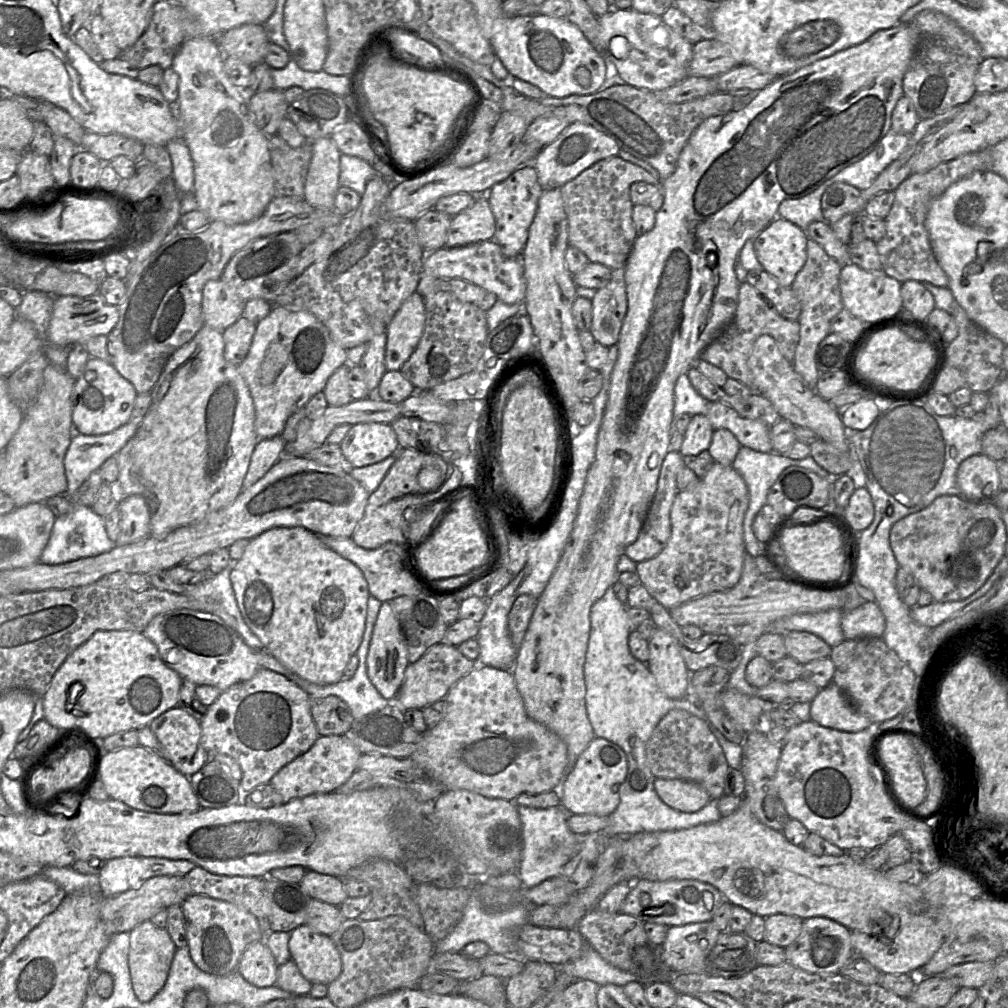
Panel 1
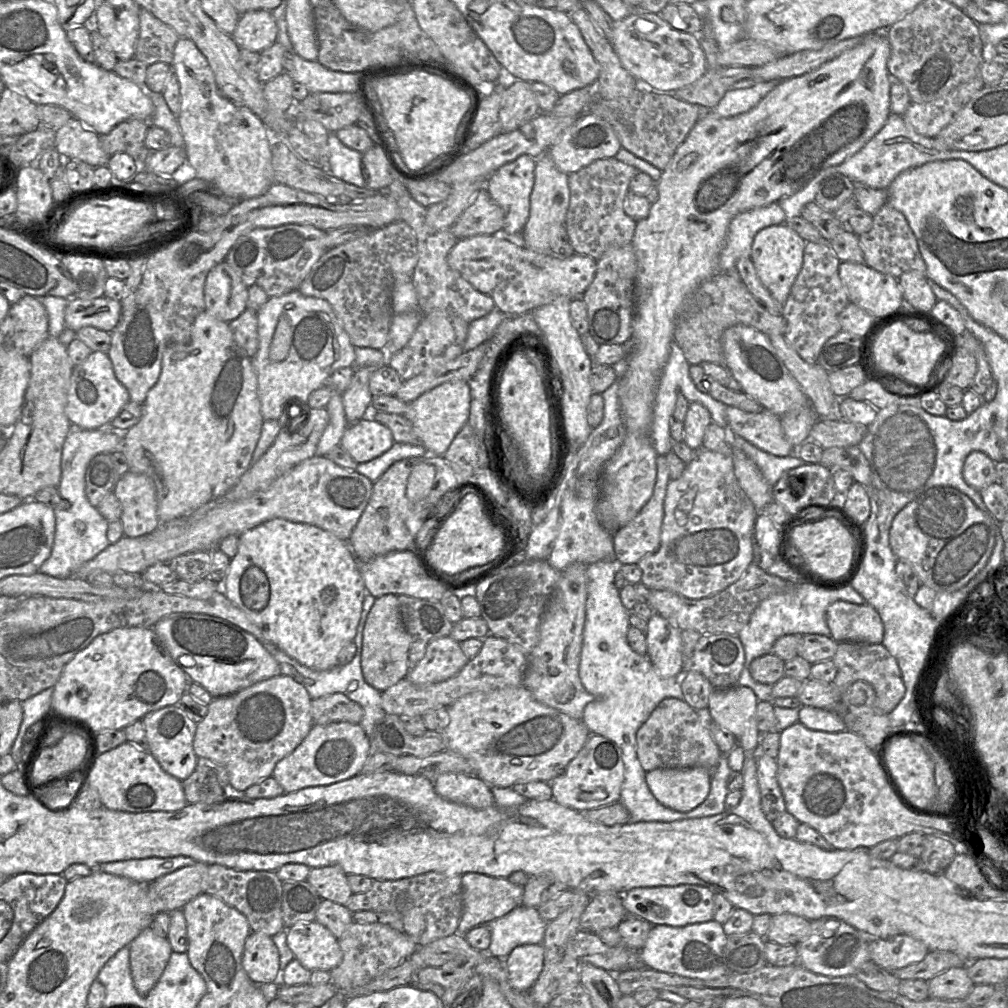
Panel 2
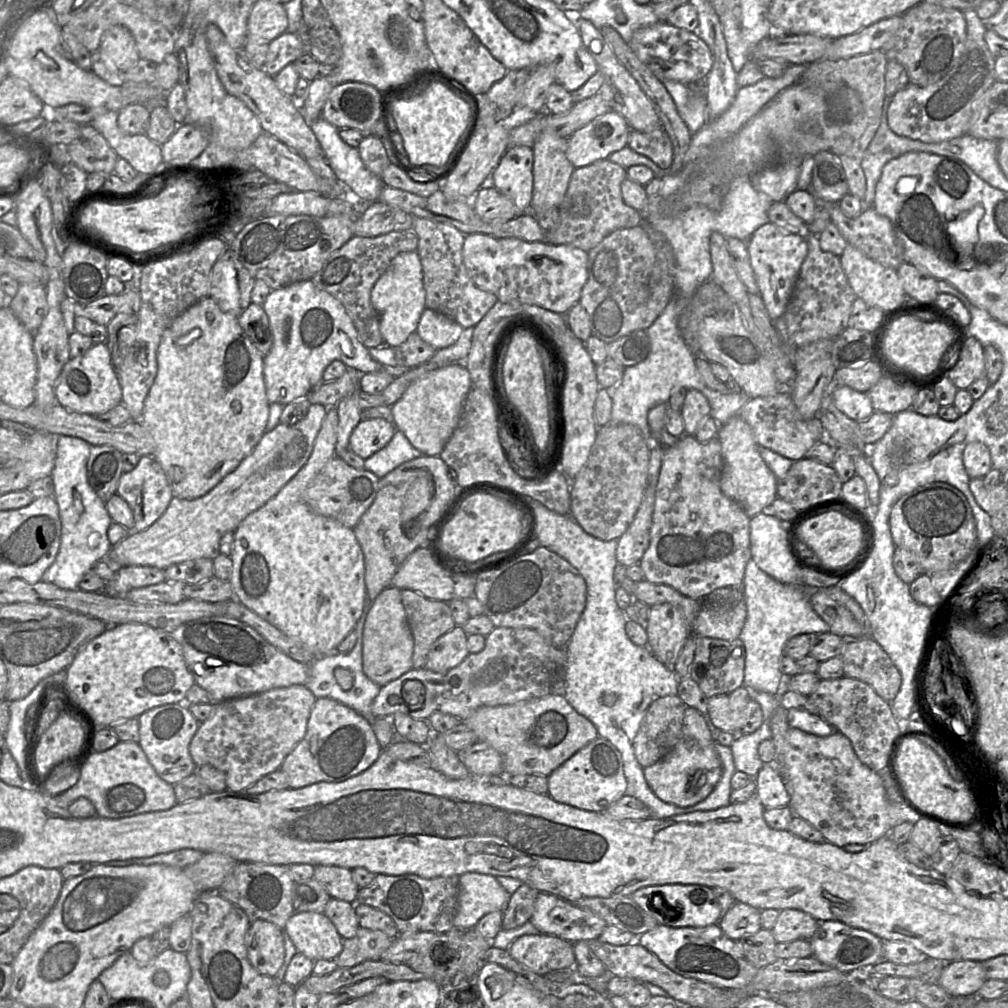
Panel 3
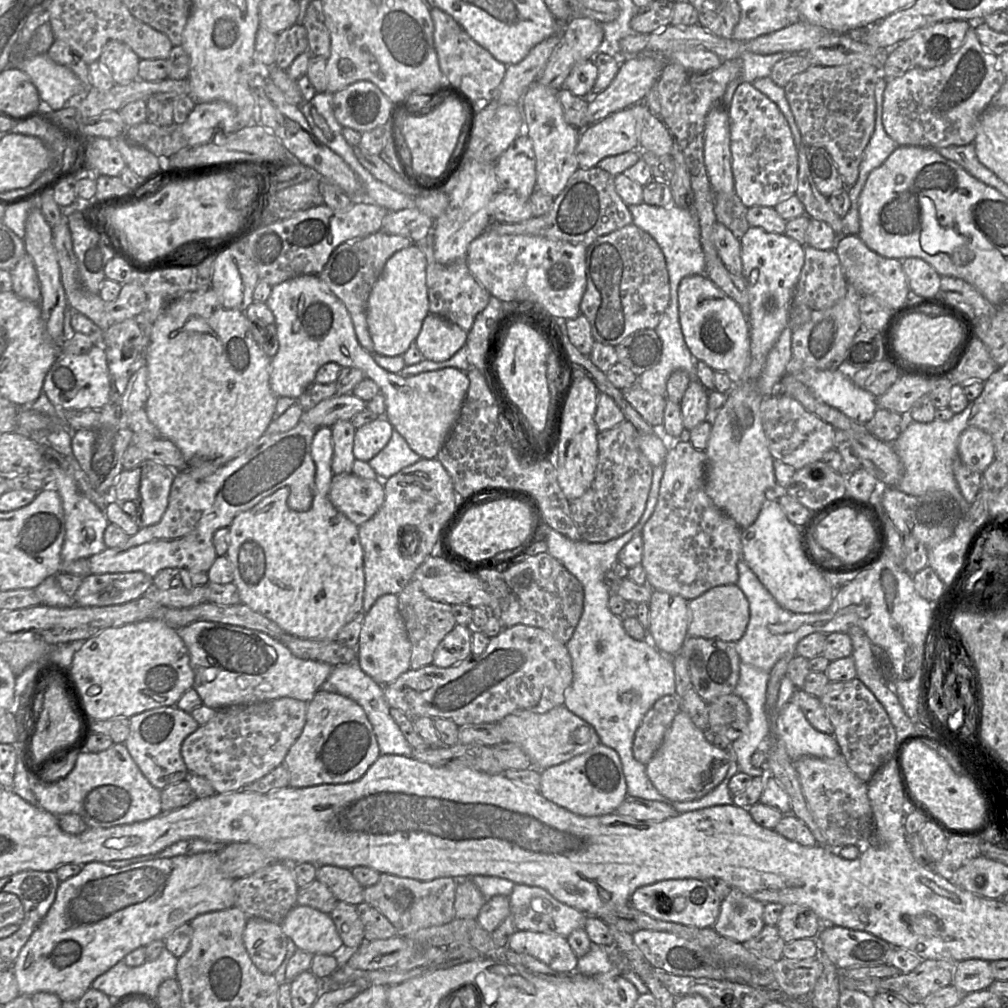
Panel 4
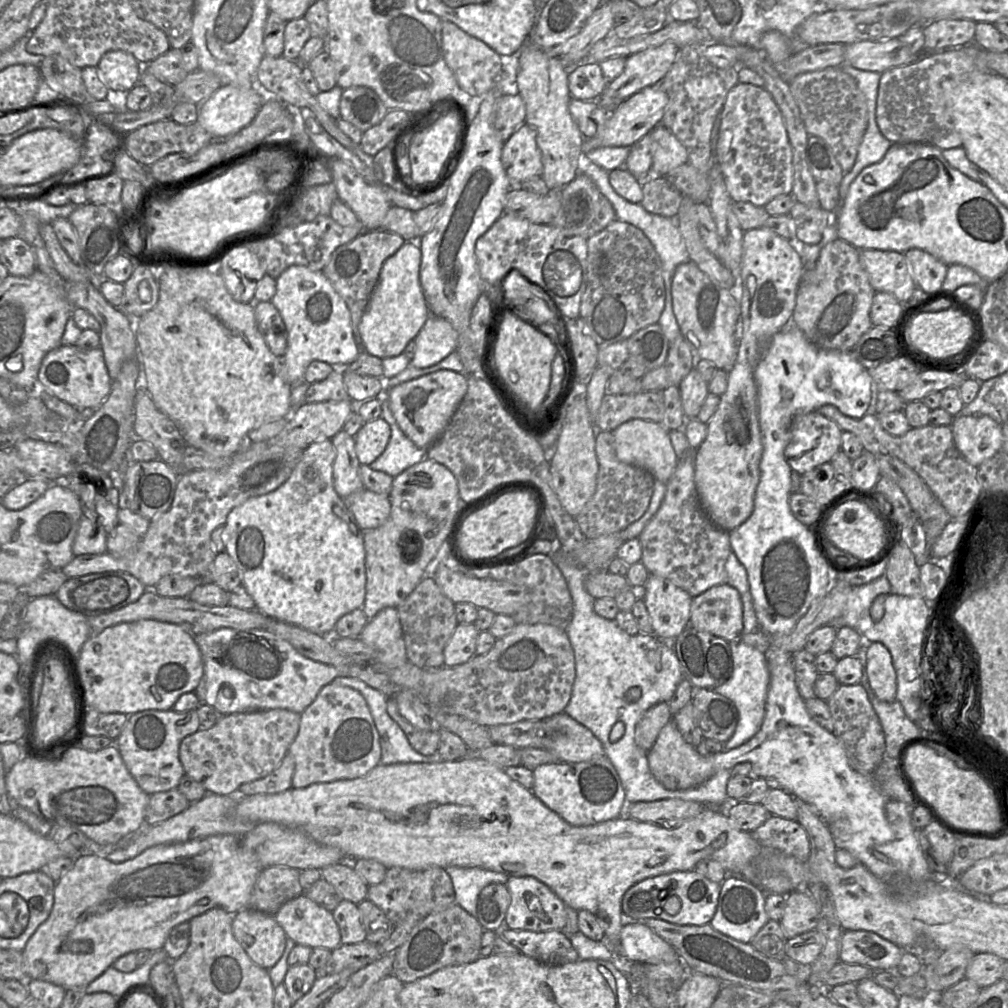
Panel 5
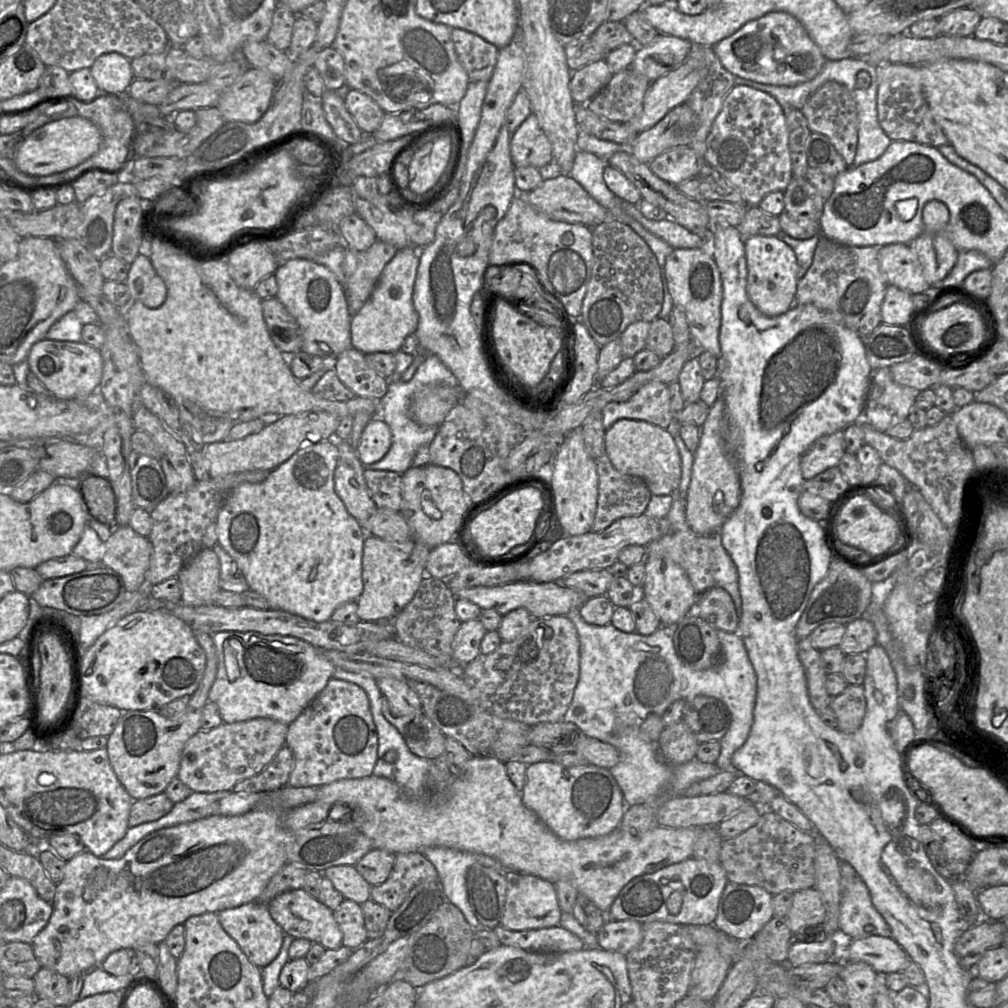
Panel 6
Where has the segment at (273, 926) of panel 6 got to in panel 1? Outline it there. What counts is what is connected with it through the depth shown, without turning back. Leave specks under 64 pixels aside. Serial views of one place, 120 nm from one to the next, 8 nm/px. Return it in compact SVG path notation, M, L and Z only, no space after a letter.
M259 940L243 951L237 971L252 985L264 988L276 985L278 967L265 940Z

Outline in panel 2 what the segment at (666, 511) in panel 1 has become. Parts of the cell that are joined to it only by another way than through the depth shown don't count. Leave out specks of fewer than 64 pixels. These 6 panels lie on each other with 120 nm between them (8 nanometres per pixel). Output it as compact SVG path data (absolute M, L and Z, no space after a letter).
M658 455L656 459L656 482L651 498L629 523L613 534L615 557L621 565L637 564L645 555L658 550L664 517L664 500L670 480L666 455Z

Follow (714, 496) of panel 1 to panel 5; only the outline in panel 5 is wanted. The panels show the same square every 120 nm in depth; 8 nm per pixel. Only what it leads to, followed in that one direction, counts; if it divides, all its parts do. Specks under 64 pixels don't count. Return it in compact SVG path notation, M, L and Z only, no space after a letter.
M694 450L678 459L668 480L663 501L639 535L641 562L649 574L666 578L696 597L709 588L726 584L725 563L732 552L729 532L715 526L701 509L695 485Z

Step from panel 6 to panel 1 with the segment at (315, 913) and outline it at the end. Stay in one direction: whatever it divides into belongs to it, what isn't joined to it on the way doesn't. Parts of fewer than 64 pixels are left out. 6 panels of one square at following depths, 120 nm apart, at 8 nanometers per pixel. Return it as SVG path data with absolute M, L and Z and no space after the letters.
M304 924L291 932L291 959L312 984L329 985L342 973L340 953L330 936Z

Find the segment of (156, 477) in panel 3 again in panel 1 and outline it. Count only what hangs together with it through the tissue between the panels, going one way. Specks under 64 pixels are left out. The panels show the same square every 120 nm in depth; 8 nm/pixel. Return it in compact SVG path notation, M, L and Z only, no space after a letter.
M124 496L117 502L117 508L120 520L115 546L138 542L150 536L150 512L143 496Z

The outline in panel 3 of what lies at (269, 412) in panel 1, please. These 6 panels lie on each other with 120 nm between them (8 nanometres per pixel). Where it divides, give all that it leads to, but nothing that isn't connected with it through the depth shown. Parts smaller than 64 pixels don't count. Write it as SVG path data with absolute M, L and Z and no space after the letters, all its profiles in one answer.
M311 280L271 290L262 307L273 335L271 350L263 360L263 378L269 404L286 406L297 398L306 397L323 382L323 372L334 360L363 373L385 368L394 378L409 370L399 366L383 367L373 359L369 349L359 340L343 304L317 288Z

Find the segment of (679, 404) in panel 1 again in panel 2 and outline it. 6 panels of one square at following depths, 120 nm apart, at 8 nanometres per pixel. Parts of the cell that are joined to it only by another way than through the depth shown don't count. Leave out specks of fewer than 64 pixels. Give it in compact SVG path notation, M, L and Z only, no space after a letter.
M673 341L669 358L660 375L658 387L655 395L653 421L651 424L651 444L658 455L666 455L672 451L673 440L670 436L670 425L672 423L673 411L675 408L677 394L683 395L690 403L698 402L707 408L711 415L712 422L729 429L726 420L727 405L715 400L708 394L701 392L693 382L689 374L690 363L685 358L680 347Z

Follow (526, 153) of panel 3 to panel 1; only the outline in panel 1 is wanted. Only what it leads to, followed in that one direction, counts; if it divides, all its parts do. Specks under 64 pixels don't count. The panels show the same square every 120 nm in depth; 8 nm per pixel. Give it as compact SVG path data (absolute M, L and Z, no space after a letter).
M533 164L520 166L505 180L491 187L489 204L496 221L496 231L491 240L494 240L500 246L504 256L520 258L527 242L528 231L534 220L542 191Z

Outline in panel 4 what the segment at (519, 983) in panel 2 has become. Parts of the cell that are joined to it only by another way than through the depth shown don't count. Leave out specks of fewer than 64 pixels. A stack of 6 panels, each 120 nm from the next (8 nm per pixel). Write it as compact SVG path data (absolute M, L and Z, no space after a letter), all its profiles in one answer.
M517 930L507 948L528 954L557 972L573 973L577 969L578 957L567 938L556 934Z

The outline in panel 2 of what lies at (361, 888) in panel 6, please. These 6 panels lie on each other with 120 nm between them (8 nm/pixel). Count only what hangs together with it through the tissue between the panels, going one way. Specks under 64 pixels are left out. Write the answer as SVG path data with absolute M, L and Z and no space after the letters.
M337 866L313 868L306 881L317 891L322 900L346 905L353 894L347 875Z

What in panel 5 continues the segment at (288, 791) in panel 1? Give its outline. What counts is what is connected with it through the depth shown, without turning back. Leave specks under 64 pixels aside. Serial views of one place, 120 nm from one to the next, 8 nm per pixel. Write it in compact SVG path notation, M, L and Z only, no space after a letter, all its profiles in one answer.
M329 683L300 715L297 736L288 750L295 761L292 788L360 778L380 764L380 737L368 705L358 691Z

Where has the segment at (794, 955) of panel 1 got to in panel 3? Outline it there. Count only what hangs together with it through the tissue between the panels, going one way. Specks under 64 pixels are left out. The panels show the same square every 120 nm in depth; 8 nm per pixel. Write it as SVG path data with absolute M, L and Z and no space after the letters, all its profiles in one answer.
M840 921L819 922L819 927L811 941L813 955L823 964L843 973L864 973L883 959L883 942L874 934L848 926Z

